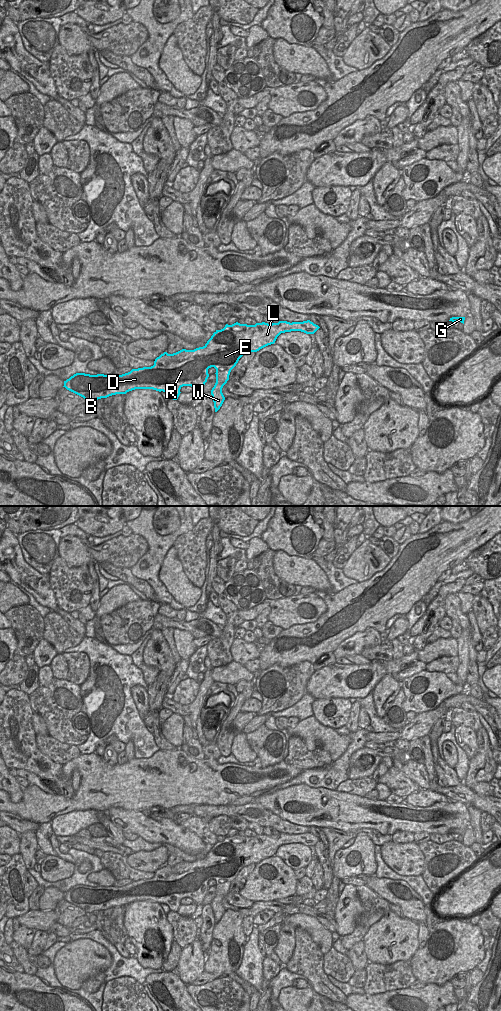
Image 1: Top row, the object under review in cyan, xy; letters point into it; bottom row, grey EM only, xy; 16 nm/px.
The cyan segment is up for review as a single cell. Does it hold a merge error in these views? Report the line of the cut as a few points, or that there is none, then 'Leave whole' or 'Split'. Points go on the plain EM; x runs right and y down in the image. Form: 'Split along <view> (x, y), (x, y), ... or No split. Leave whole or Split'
No split. Leave whole

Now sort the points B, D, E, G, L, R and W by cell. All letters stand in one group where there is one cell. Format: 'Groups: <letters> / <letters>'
Groups: B D E G L R W

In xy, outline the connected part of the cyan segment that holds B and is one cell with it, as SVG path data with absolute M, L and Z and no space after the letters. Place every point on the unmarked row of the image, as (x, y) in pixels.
M310 832L226 836L223 841L216 842L203 859L182 861L173 866L164 864L155 871L153 878L132 881L122 887L76 885L64 893L63 899L83 909L86 914L126 906L135 901L163 903L170 911L177 912L183 898L191 898L193 903L201 905L209 889L208 881L214 879L216 895L211 907L217 924L225 912L222 900L243 867L274 856L281 845L301 843L314 846L319 840Z

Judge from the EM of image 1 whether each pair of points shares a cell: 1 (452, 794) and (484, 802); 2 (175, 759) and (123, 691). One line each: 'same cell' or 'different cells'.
1: same cell
2: different cells

